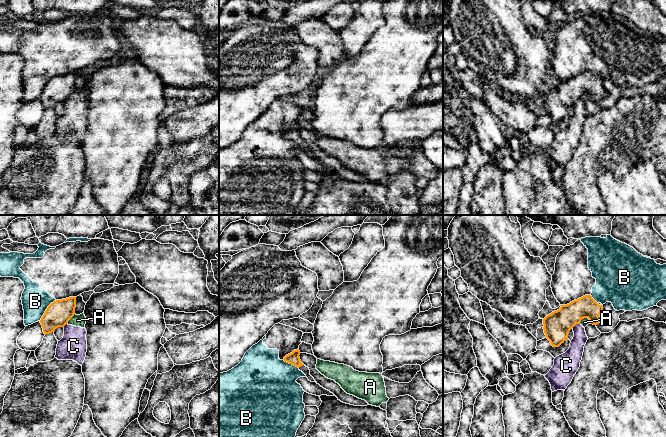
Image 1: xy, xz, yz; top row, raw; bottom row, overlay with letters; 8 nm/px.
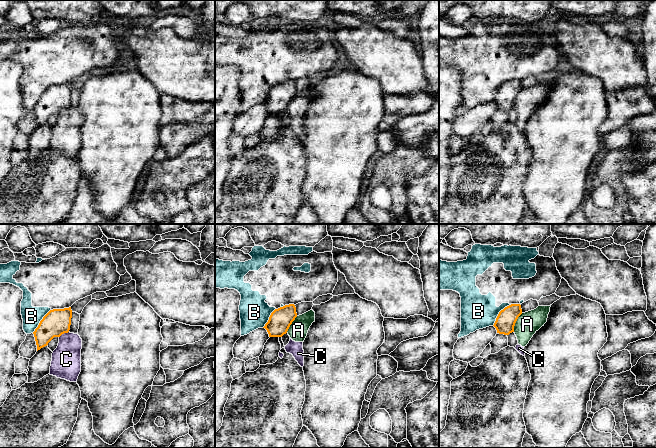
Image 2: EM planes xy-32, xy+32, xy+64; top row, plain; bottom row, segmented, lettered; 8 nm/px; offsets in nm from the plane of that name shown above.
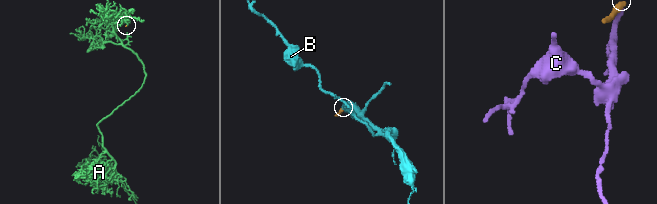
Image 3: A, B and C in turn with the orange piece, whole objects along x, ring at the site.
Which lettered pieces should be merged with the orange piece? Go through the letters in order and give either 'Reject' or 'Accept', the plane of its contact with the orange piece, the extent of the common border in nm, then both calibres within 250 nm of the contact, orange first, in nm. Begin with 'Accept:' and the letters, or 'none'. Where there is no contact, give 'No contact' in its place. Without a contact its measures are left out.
Accept: none
A: Reject. Touches orange in yz. Shared border 90 nm. Thickness 220 nm (orange) against 70 nm
B: Reject. Touches orange in xy. Shared border 220 nm. Thickness 200 nm (orange) against 220 nm
C: Reject. Touches orange in yz. Shared border 70 nm. Thickness 220 nm (orange) against 140 nm

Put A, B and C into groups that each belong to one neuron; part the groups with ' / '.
A C / B

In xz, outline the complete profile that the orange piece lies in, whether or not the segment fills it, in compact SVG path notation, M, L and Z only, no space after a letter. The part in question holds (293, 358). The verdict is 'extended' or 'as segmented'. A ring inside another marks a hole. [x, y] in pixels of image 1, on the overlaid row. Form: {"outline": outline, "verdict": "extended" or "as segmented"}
{"outline": "M297 349L297 350L294 350L292 353L286 355L283 360L289 364L292 364L292 365L298 367L299 370L302 371L306 375L306 377L308 378L309 381L316 382L314 380L314 378L310 375L309 368L306 367L301 362L299 355L300 355L300 351L299 351L299 349Z", "verdict": "extended"}

